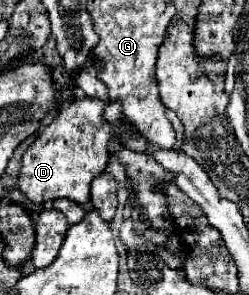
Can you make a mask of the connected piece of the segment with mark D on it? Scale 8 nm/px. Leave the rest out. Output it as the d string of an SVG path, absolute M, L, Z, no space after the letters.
M82 97L64 105L56 119L26 149L20 169L20 191L34 203L66 197L74 203L90 201L90 183L110 161L108 143L112 139L110 123L102 117L104 101L98 97Z

